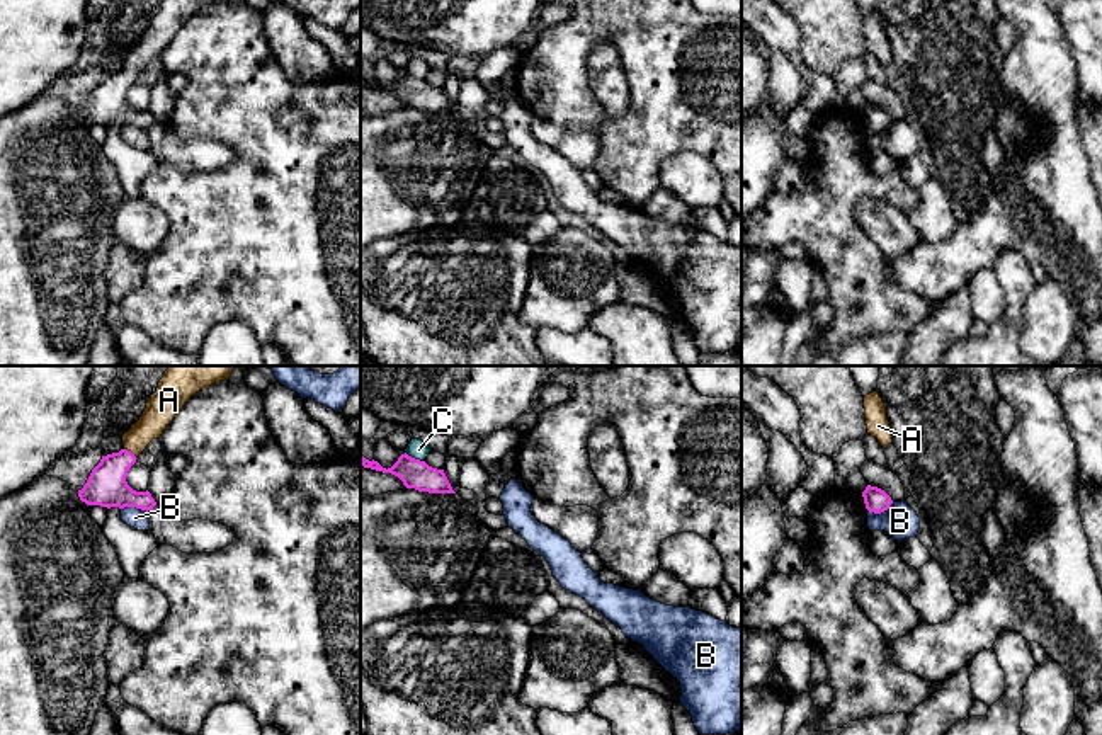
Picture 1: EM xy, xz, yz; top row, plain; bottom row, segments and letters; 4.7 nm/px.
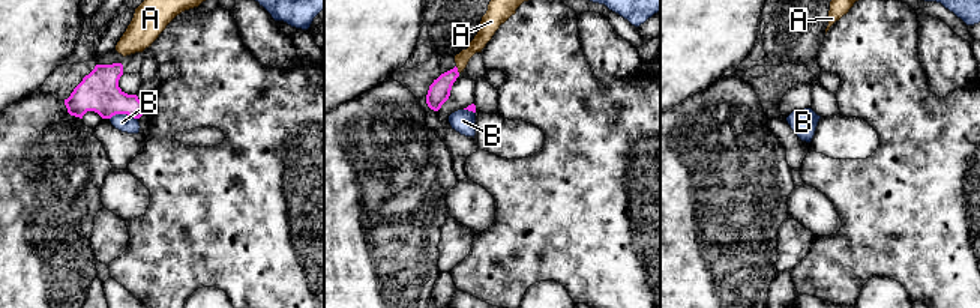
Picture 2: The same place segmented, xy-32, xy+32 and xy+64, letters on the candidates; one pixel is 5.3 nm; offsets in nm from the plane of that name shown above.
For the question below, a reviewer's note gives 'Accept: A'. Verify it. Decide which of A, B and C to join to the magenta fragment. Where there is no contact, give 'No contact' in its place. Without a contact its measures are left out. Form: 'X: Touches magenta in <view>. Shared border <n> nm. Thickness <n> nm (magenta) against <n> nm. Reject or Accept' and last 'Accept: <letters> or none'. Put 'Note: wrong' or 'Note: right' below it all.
A: Touches magenta in xy. Shared border 80 nm. Thickness 190 nm (magenta) against 140 nm. Accept
B: Touches magenta in yz. Shared border 130 nm. Thickness 120 nm (magenta) against 160 nm. Reject
C: Touches magenta in xz. Shared border 100 nm. Thickness 140 nm (magenta) against 90 nm. Reject
Accept: A
Note: right

